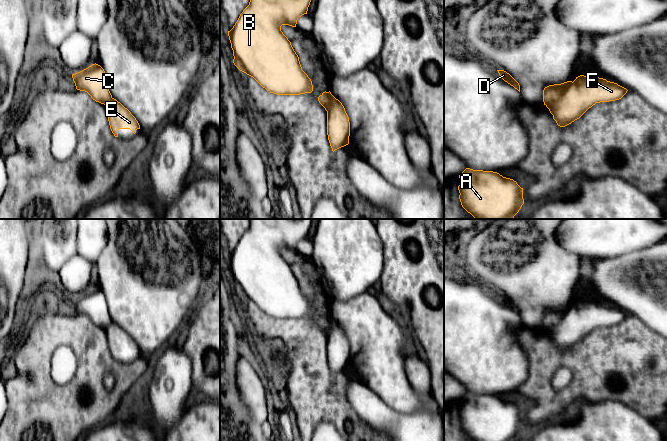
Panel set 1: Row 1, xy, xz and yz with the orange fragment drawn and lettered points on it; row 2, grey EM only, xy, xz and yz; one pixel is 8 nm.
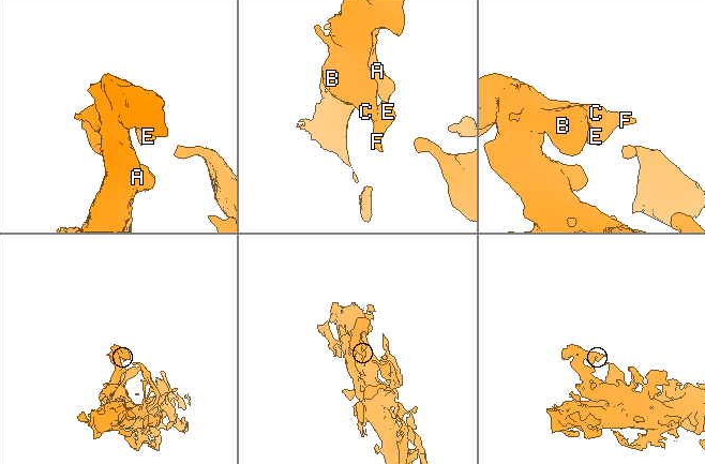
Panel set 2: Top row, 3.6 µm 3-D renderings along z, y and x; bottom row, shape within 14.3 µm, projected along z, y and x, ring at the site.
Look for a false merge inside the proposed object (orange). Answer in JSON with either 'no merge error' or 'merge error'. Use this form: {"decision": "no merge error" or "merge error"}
{"decision": "merge error"}

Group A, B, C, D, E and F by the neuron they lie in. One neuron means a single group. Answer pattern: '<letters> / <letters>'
A B C D / E F

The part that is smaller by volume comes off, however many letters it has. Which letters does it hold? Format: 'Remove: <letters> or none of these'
Remove: E, F

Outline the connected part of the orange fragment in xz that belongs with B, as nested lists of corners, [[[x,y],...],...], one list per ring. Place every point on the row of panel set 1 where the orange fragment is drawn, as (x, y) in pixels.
[[[250,0],[233,28],[228,31],[233,63],[253,77],[263,88],[277,95],[311,93],[311,79],[302,70],[291,42],[281,31],[282,25],[296,27],[297,20],[307,14],[311,0]]]

